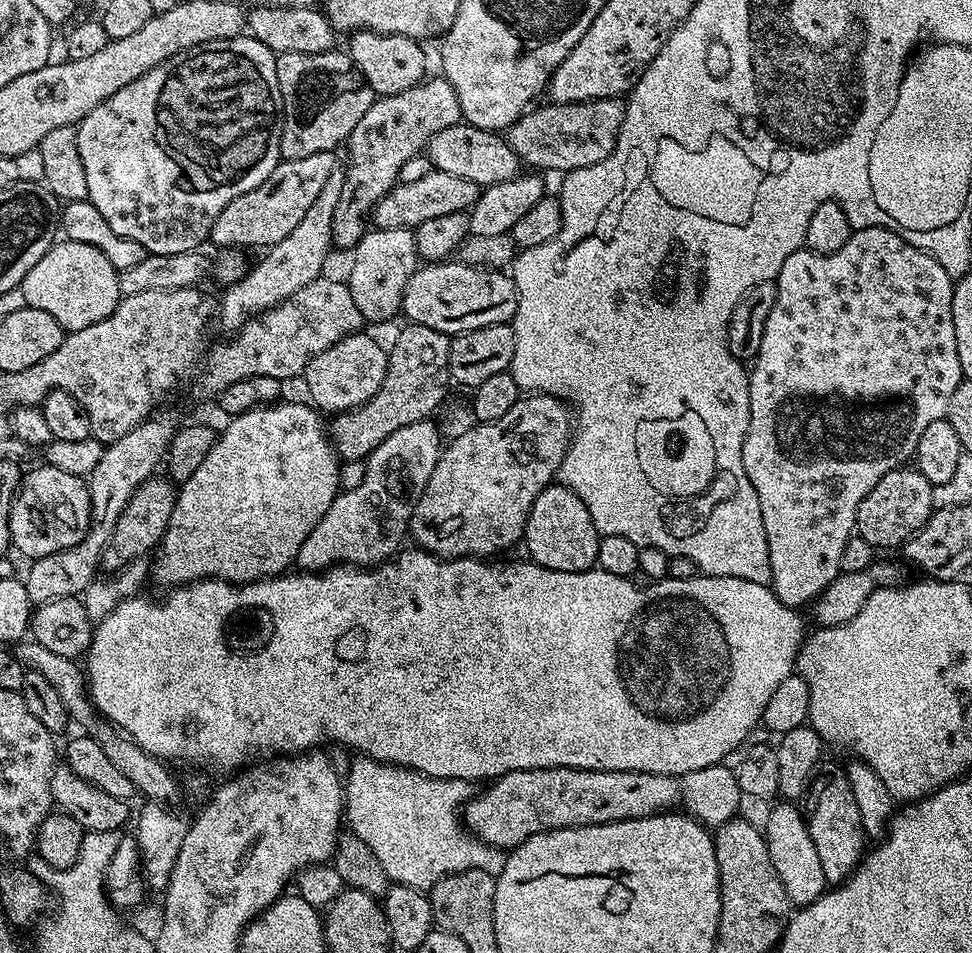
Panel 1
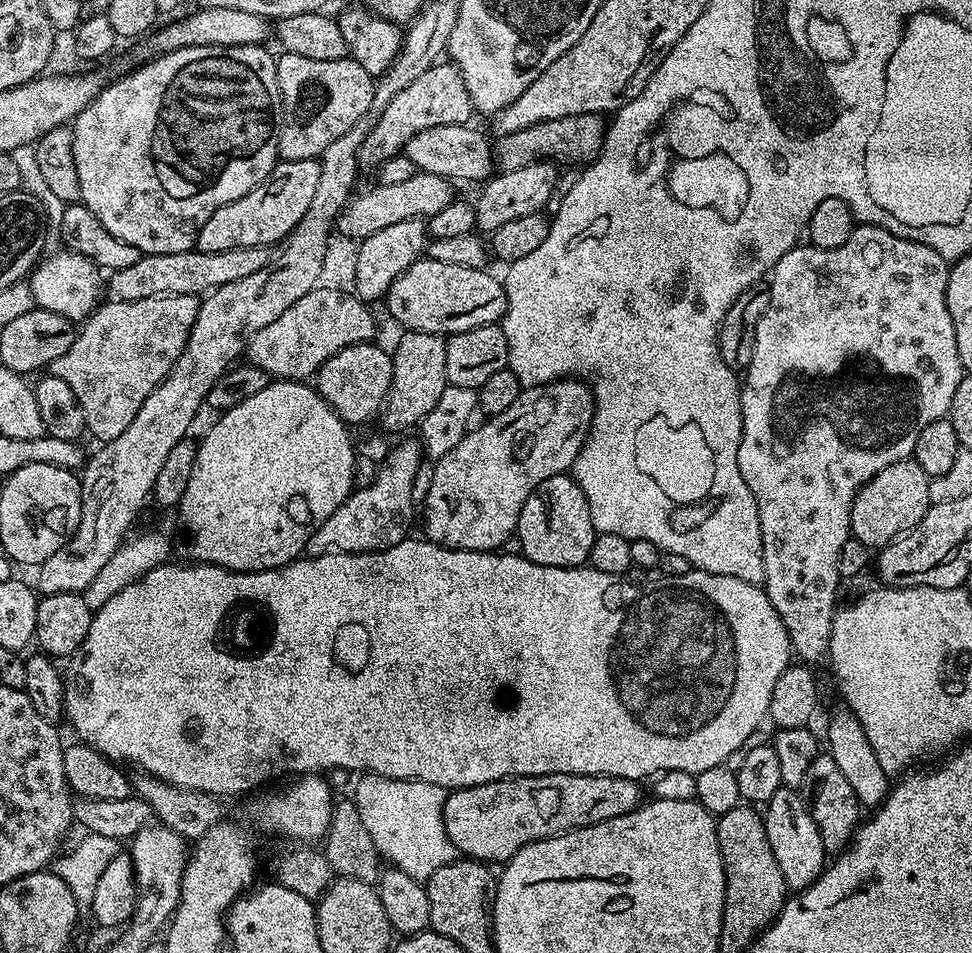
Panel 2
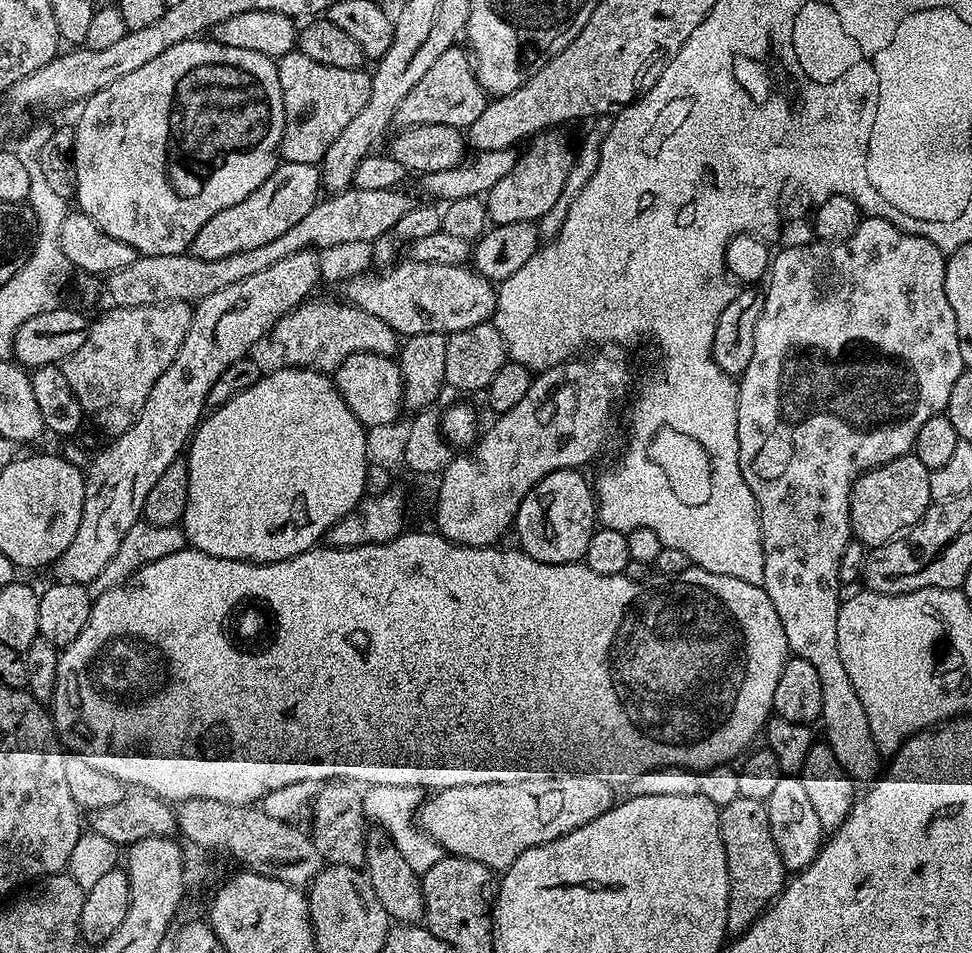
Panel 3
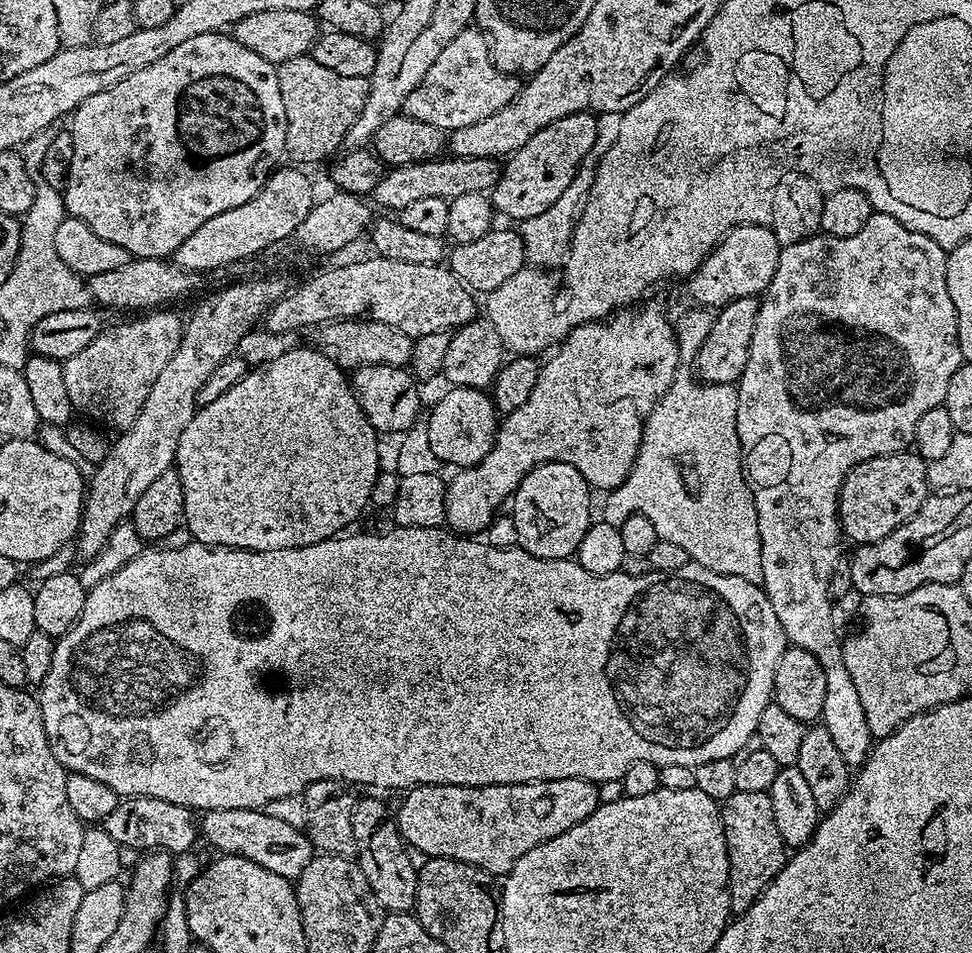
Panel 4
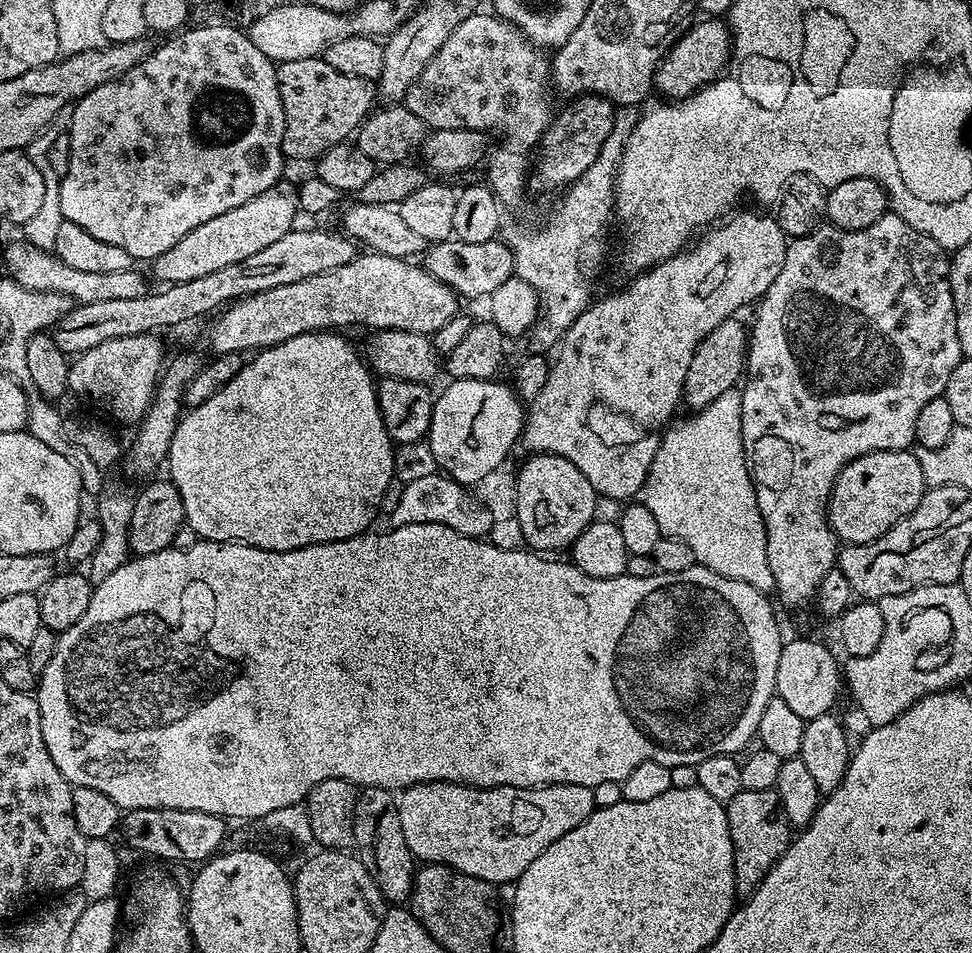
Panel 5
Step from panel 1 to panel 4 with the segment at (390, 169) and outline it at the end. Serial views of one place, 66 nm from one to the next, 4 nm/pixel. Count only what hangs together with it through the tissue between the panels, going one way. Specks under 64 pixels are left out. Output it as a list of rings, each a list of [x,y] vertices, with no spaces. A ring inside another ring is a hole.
[[[469,26],[438,54],[434,66],[426,70],[426,78],[410,90],[410,98],[406,98],[402,112],[410,118],[418,118],[418,122],[430,122],[430,126],[445,130],[471,126],[474,122],[482,122],[482,118],[490,118],[490,114],[502,110],[502,106],[516,97],[522,87],[521,81],[516,80],[519,79],[515,75],[500,71],[492,61],[488,37],[479,27]]]

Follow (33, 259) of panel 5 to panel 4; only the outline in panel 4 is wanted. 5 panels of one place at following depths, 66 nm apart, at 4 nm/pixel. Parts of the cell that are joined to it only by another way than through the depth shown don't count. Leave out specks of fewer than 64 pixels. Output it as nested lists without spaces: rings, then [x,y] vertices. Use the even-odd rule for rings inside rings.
[[[129,258],[126,266],[117,266],[114,270],[106,270],[102,274],[87,277],[93,301],[101,309],[117,308],[118,311],[124,312],[120,314],[138,314],[143,310],[163,309],[171,305],[168,304],[171,300],[194,295],[203,286],[204,280],[206,276],[203,272],[183,268],[167,259],[154,258]]]

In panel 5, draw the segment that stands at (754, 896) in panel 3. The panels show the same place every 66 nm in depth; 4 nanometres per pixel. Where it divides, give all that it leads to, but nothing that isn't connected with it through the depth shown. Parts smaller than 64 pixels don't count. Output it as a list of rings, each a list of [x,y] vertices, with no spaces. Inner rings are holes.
[[[741,788],[734,798],[727,801],[726,811],[728,814],[728,825],[730,826],[730,842],[734,846],[734,878],[736,879],[737,897],[747,898],[753,890],[766,878],[766,874],[782,858],[782,854],[788,849],[788,845],[794,839],[794,829],[788,823],[786,814],[782,810],[782,802],[773,789],[746,790]]]

